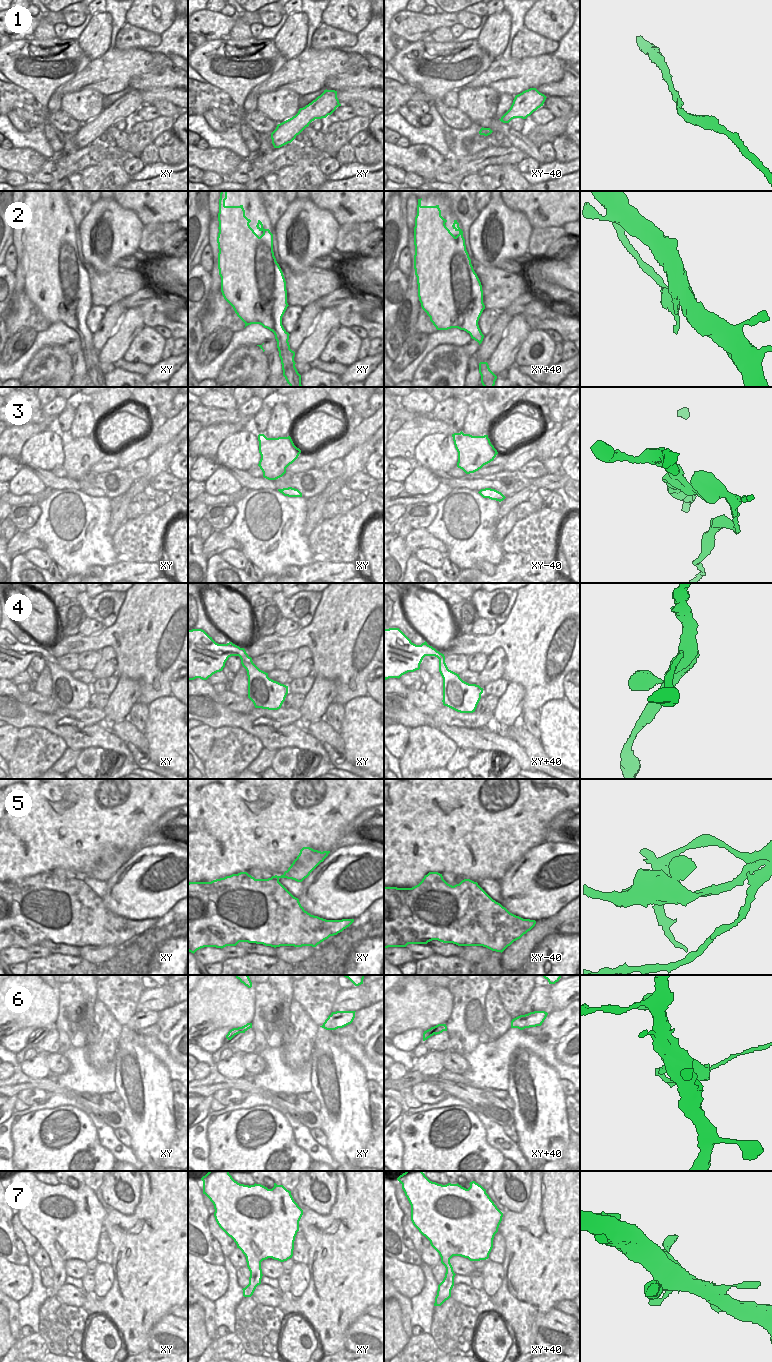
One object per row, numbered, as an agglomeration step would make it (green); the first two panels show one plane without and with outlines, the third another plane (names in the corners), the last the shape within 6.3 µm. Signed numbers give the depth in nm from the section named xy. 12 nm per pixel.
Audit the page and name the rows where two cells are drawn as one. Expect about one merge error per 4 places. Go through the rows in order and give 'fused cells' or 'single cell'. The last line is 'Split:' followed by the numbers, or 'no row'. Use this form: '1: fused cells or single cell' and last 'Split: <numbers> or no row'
1: single cell
2: fused cells
3: fused cells
4: single cell
5: single cell
6: fused cells
7: single cell
Split: 2, 3, 6

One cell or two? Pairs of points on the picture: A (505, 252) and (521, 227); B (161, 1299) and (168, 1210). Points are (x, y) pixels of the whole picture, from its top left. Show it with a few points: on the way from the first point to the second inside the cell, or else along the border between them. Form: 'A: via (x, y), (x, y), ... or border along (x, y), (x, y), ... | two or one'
A: via (513, 252), (521, 245), (521, 235) | one
B: via (161, 1277), (161, 1240), (168, 1232) | one

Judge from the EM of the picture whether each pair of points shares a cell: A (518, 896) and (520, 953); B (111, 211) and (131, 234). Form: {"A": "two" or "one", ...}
{"A": "two", "B": "two"}

